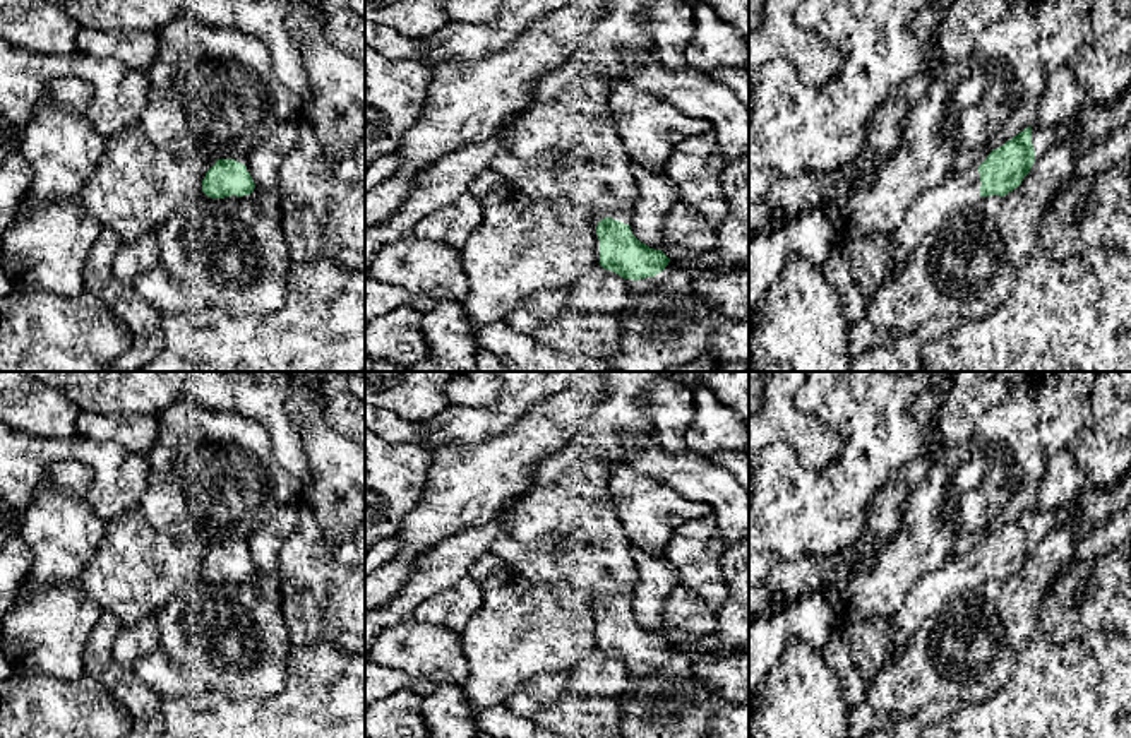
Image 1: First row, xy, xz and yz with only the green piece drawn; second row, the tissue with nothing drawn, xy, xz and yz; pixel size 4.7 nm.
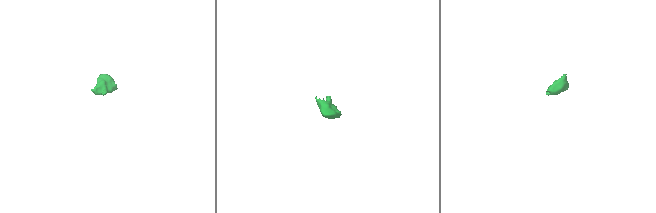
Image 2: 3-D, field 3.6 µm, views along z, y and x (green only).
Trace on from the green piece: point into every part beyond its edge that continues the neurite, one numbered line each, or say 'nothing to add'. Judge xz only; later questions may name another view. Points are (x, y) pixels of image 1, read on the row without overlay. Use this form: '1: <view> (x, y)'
1: xz (624, 600)
2: xz (674, 663)

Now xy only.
1: xy (240, 541)

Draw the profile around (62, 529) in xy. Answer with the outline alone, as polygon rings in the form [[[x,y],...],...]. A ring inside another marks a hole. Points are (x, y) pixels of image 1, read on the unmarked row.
[[[57,461],[33,505],[19,519],[19,536],[33,550],[26,577],[29,589],[79,582],[105,533],[105,522],[86,500],[93,483],[91,466]]]

